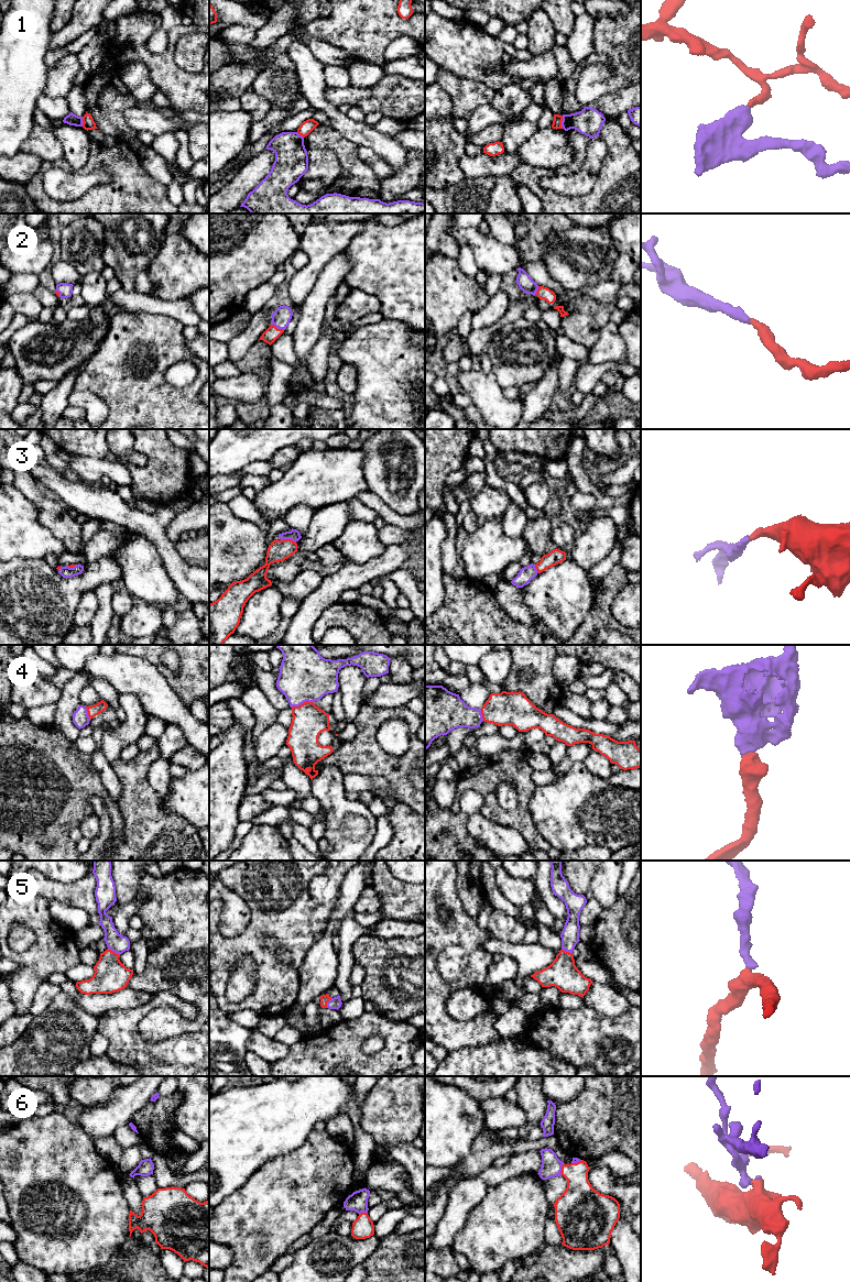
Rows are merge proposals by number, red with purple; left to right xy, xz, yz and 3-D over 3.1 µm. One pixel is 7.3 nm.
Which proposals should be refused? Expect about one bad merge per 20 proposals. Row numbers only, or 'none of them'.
1

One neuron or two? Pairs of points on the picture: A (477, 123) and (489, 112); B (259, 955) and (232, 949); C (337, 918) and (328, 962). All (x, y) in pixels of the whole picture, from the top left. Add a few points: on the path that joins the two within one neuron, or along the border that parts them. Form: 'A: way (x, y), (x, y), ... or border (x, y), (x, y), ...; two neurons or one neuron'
A: way (480, 120), (486, 114); one neuron
B: way (252, 949), (239, 949); one neuron
C: way (331, 929), (327, 937), (327, 951); one neuron

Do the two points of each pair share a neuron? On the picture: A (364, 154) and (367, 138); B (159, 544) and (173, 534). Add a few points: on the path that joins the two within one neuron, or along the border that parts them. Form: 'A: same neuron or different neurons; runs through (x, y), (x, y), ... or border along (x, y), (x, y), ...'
A: different neurons; border along (358, 144), (371, 148), (385, 162)
B: different neurons; border along (175, 515), (166, 527), (166, 536), (174, 545)

